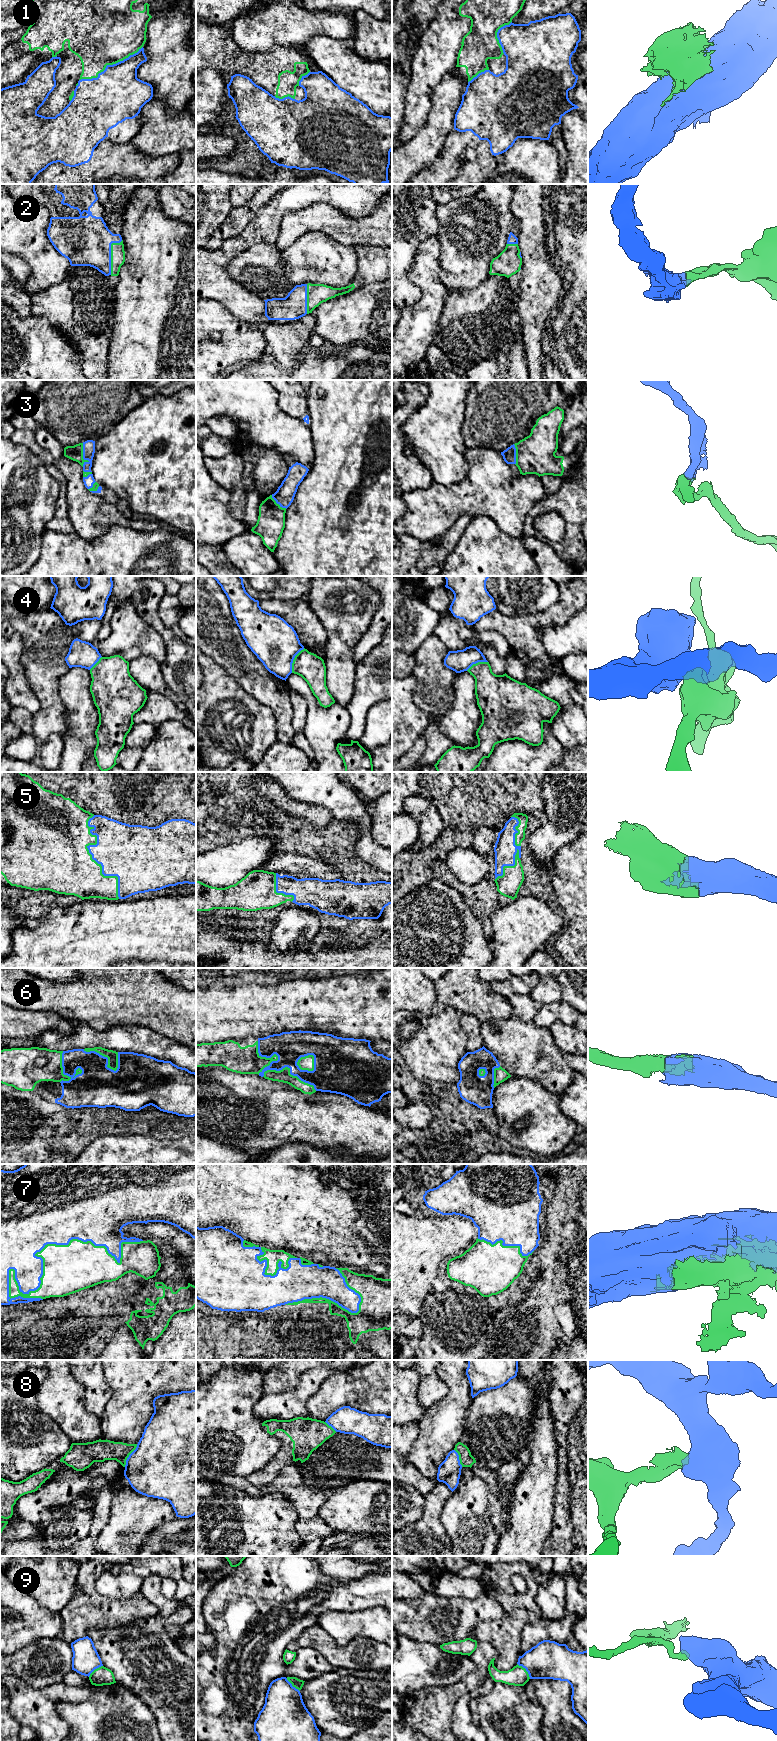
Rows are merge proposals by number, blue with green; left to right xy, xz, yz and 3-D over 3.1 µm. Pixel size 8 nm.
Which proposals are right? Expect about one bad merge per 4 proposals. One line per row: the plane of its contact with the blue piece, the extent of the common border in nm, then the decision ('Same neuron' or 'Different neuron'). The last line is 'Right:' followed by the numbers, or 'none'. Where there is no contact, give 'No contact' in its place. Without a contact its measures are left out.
1: Touches blue in xy. Shared border 600 nm. Different neuron
2: Touches blue in xy. Shared border 300 nm. Same neuron
3: Touches blue in xy. Shared border 190 nm. Same neuron
4: Touches blue in xz. Shared border 220 nm. Different neuron
5: Touches blue in xy. Shared border 700 nm. Same neuron
6: Touches blue in xz. Shared border 600 nm. Same neuron
7: Touches blue in xy. Shared border 1200 nm. Same neuron
8: Touches blue in xy. Shared border 220 nm. Different neuron
9: Touches blue in yz. Shared border 170 nm. Different neuron
Right: 2, 3, 5, 6, 7

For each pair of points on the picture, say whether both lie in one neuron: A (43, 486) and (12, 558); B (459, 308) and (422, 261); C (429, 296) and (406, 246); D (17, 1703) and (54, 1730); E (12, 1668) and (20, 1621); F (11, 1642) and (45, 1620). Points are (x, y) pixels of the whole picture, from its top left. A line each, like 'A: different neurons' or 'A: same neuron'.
A: same neuron
B: different neurons
C: different neurons
D: same neuron
E: different neurons
F: same neuron

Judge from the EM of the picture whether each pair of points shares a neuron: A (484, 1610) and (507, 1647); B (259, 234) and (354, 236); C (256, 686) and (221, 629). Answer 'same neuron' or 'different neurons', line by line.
A: different neurons
B: different neurons
C: same neuron

